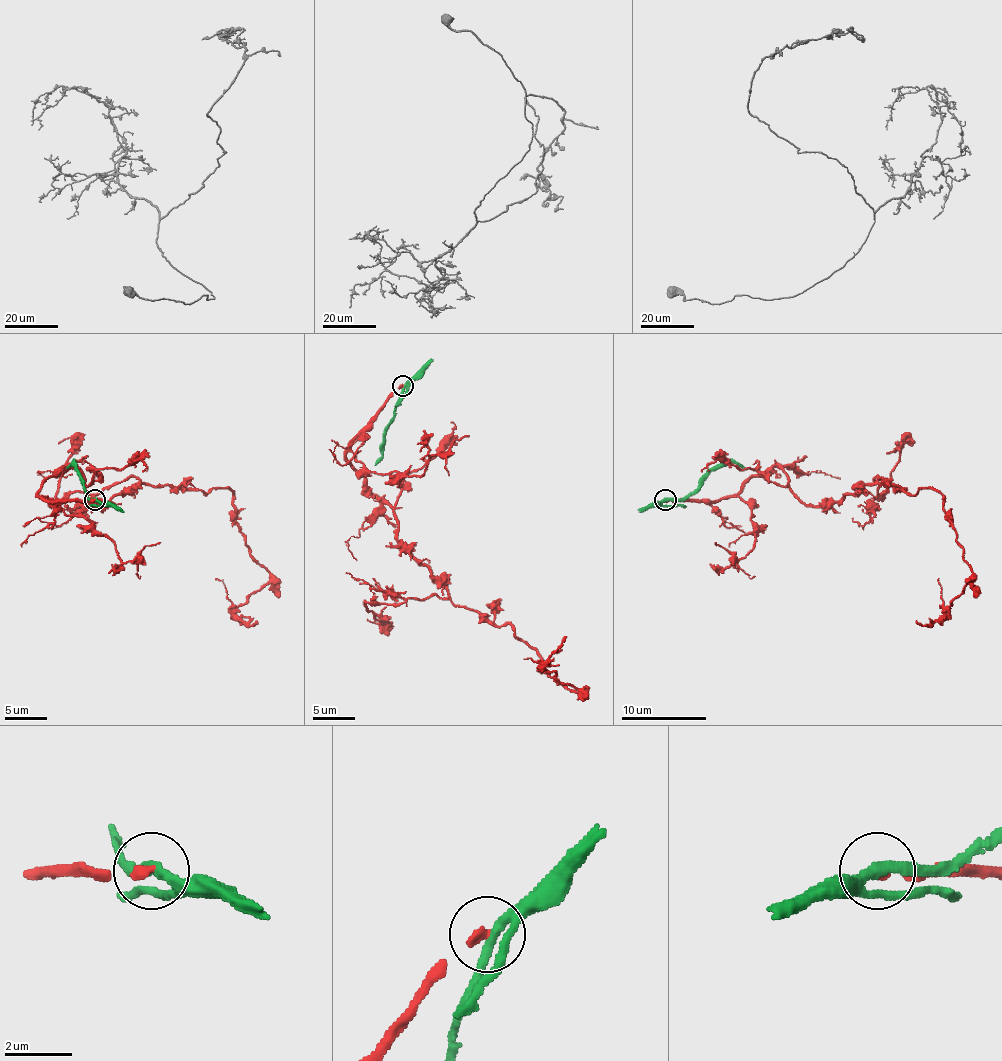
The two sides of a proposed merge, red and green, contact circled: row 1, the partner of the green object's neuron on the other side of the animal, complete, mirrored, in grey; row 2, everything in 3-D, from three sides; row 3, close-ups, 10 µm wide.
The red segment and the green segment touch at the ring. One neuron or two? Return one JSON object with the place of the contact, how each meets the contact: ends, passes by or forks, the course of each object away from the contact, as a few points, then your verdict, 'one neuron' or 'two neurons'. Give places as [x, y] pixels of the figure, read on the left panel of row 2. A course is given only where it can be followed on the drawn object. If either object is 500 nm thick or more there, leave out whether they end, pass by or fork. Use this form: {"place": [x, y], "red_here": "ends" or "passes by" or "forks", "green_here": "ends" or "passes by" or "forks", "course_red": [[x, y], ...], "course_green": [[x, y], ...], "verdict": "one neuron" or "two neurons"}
{"place": [94, 500], "red_here": "ends", "green_here": "forks", "course_red": [[94, 499], [37, 493], [64, 465], [90, 508], [136, 485], [227, 489], [270, 580], [238, 609], [257, 620]], "course_green": [[94, 499], [88, 495], [73, 463], [66, 468]], "verdict": "two neurons"}

